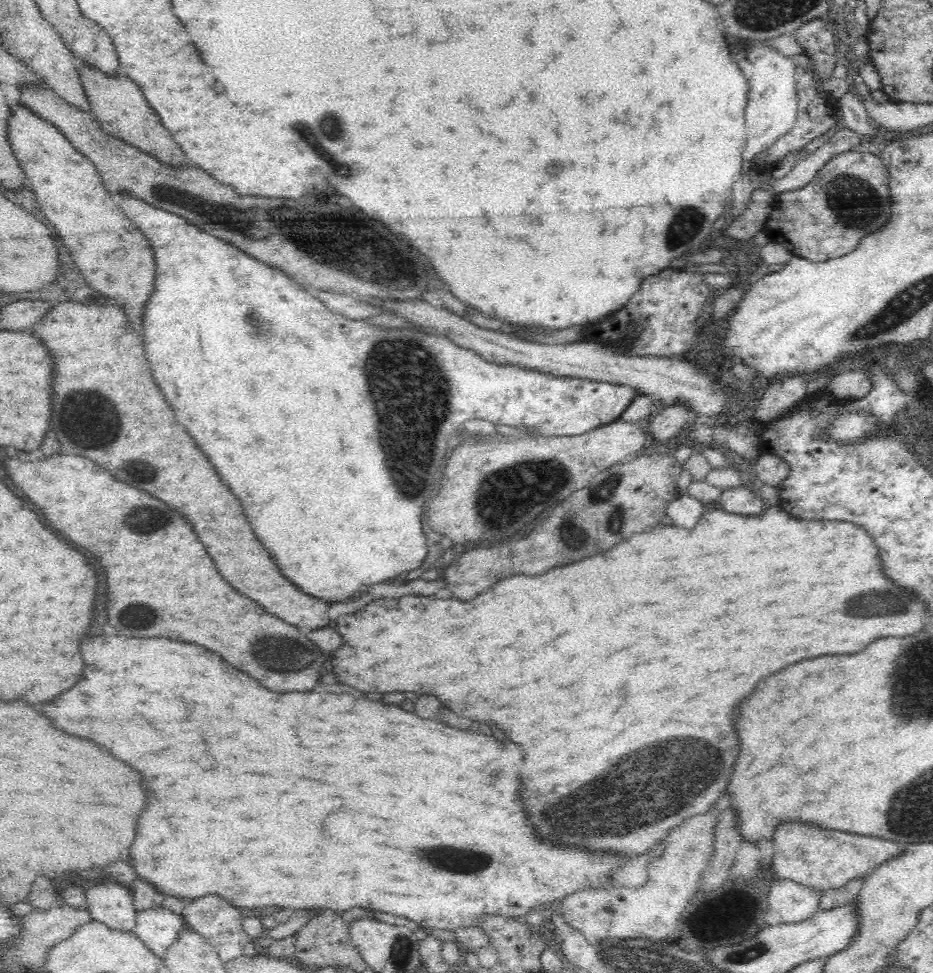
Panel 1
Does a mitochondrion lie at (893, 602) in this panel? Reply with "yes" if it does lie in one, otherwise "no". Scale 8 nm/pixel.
yes

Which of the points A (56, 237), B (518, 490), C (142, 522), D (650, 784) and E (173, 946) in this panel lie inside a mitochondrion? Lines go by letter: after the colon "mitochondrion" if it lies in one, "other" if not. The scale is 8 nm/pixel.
A: other
B: mitochondrion
C: mitochondrion
D: mitochondrion
E: other

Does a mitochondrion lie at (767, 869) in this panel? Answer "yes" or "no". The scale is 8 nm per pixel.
no

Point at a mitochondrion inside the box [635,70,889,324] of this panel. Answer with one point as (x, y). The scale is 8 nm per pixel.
(856, 206)

